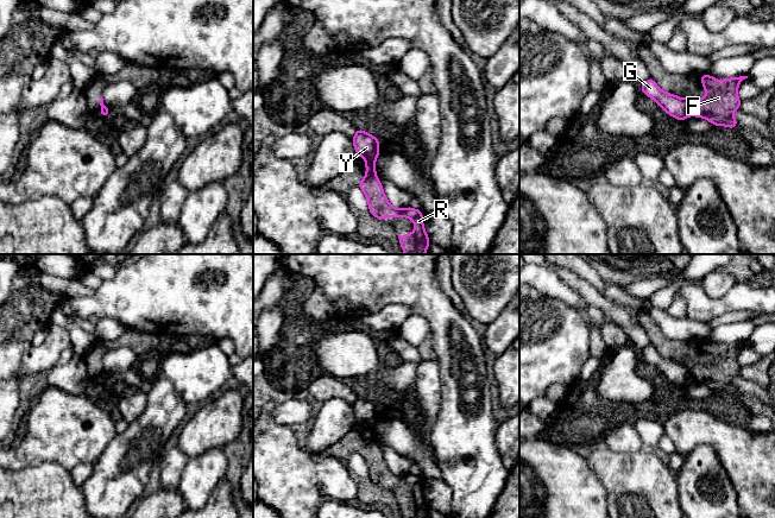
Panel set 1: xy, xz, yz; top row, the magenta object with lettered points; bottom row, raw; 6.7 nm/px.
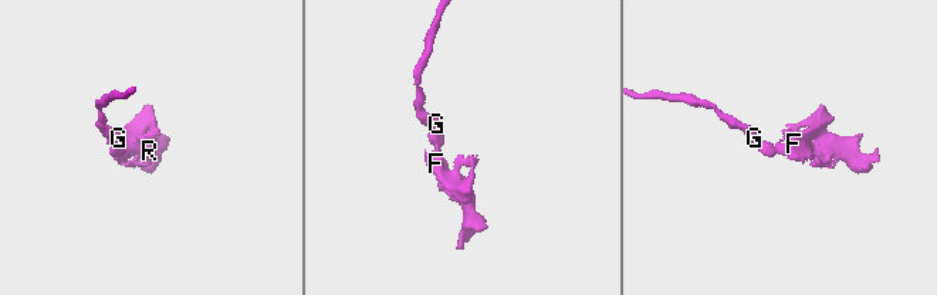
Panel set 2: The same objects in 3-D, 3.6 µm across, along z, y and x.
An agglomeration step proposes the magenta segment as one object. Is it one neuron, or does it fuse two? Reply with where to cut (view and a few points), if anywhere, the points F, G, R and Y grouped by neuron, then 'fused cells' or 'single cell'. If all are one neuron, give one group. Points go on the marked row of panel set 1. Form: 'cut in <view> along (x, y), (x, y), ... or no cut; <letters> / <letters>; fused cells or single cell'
cut in yz along (686, 101), (691, 114); F R / G Y; fused cells

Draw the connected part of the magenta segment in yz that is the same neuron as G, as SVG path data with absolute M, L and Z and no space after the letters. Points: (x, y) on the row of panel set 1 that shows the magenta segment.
M653 78L647 80L639 90L655 100L664 112L678 120L686 120L691 115L691 108L686 100L661 90Z

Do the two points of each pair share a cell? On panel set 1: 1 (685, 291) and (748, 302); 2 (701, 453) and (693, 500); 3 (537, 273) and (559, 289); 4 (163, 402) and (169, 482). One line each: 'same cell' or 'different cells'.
1: same cell
2: same cell
3: same cell
4: different cells

